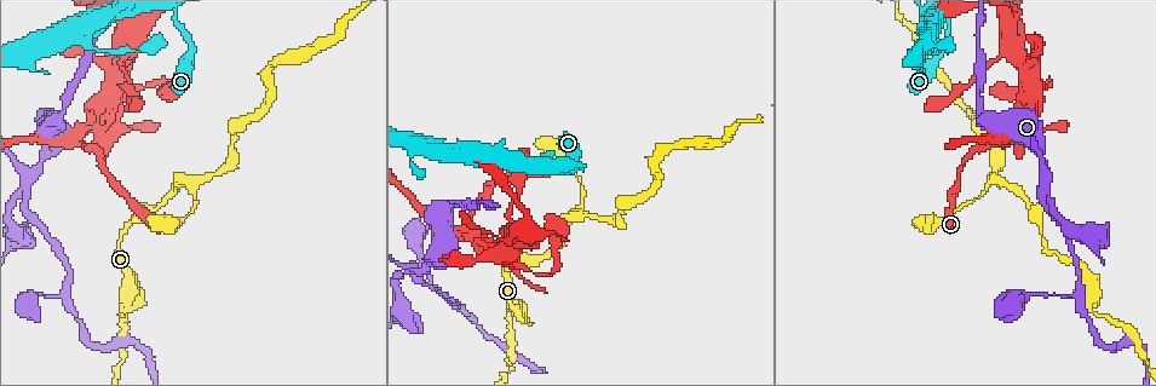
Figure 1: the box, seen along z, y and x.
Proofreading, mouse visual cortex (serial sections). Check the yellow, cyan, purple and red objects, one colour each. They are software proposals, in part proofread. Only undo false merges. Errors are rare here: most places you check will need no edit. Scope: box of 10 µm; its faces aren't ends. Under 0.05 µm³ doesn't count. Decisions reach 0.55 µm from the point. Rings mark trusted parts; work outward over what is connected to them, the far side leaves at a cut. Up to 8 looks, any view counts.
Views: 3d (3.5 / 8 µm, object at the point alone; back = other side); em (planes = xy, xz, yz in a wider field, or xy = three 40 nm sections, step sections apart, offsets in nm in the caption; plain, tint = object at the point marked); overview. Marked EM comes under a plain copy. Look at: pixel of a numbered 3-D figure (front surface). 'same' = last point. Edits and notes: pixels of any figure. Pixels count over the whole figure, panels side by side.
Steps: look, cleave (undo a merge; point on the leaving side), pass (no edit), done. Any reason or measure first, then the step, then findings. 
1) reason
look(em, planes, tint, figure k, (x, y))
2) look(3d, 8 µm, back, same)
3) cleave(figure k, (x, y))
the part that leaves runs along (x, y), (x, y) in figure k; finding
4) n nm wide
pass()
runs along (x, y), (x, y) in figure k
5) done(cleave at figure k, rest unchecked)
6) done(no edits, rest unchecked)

a fork
look(3d, 8 µm, figure 1, (186, 179))

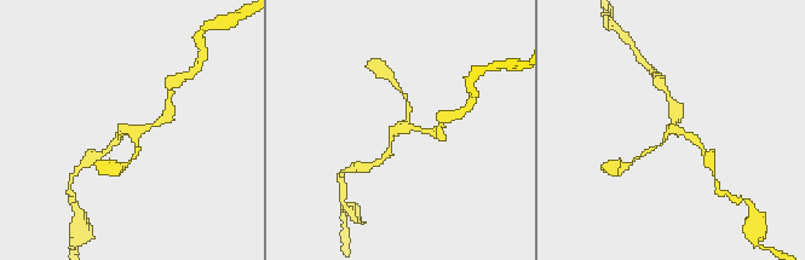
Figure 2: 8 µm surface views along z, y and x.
look(em, planes, tint, same)

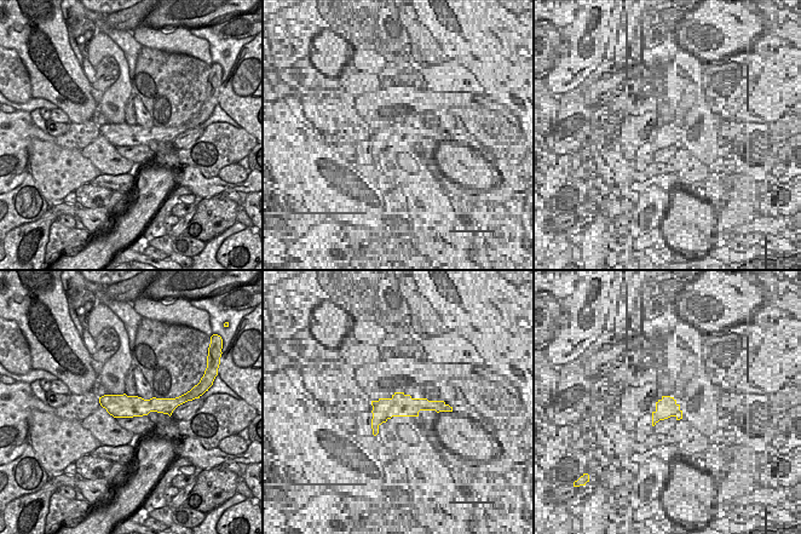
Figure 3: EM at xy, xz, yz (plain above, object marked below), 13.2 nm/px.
3 arms
pass()
runs along (387, 155), (395, 130), (432, 132) in figure 2; all the same cell

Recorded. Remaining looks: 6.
four-way junction
look(3d, 3.5 µm, back, figure 1, (1046, 182))

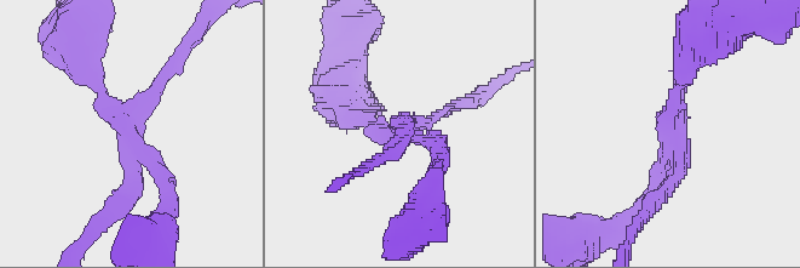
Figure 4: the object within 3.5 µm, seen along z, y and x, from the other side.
4 arms; arms of 150, 200, 200, 200 nm; need the tissue
look(em, planes, tint, figure 4, (129, 133))

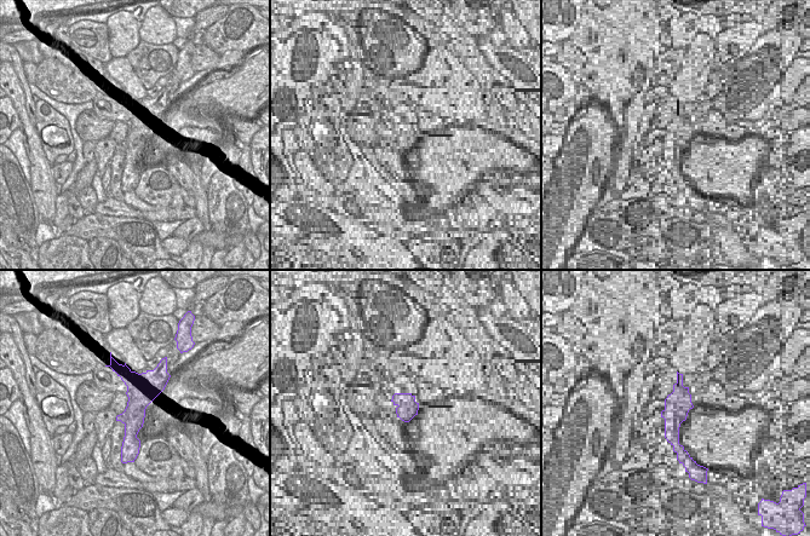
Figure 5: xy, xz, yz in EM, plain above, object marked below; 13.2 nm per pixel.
cleave(figure 4, (167, 72))
the part that leaves runs along (675, 135), (679, 169), (636, 224) in figure 4; two cells meet here

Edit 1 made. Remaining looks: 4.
a fork
look(em, xy, step 2, tint, figure 1, (80, 141))

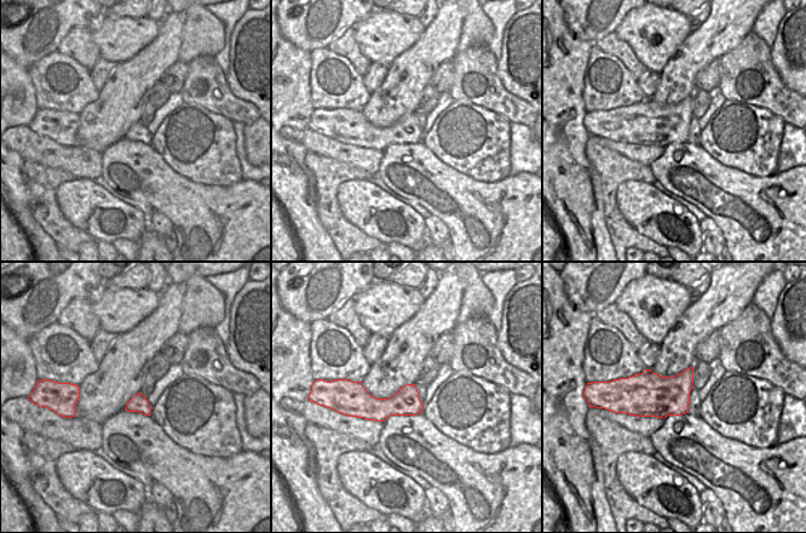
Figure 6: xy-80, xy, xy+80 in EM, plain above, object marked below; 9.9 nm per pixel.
look(3d, 3.5 µm, back, same)

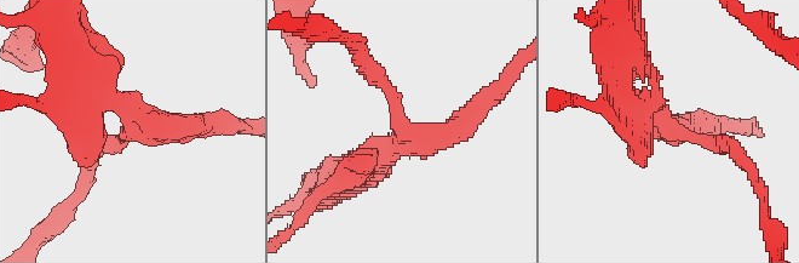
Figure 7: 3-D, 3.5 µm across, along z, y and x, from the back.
3 arms
pass()
runs along (735, 154), (627, 102) in figure 7; all the same cell

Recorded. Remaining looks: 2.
done(cleave at figure 4, rest unchecked)

